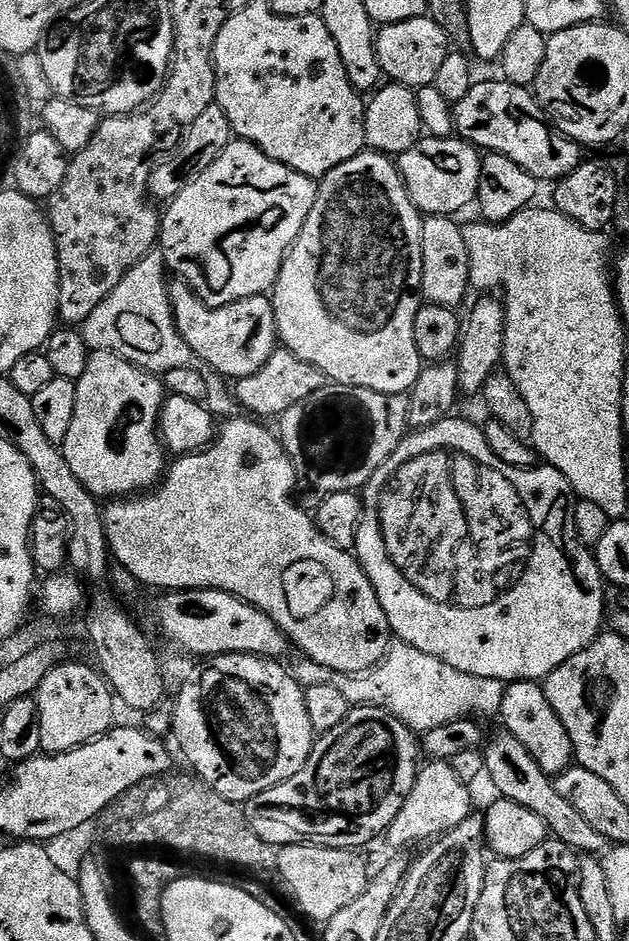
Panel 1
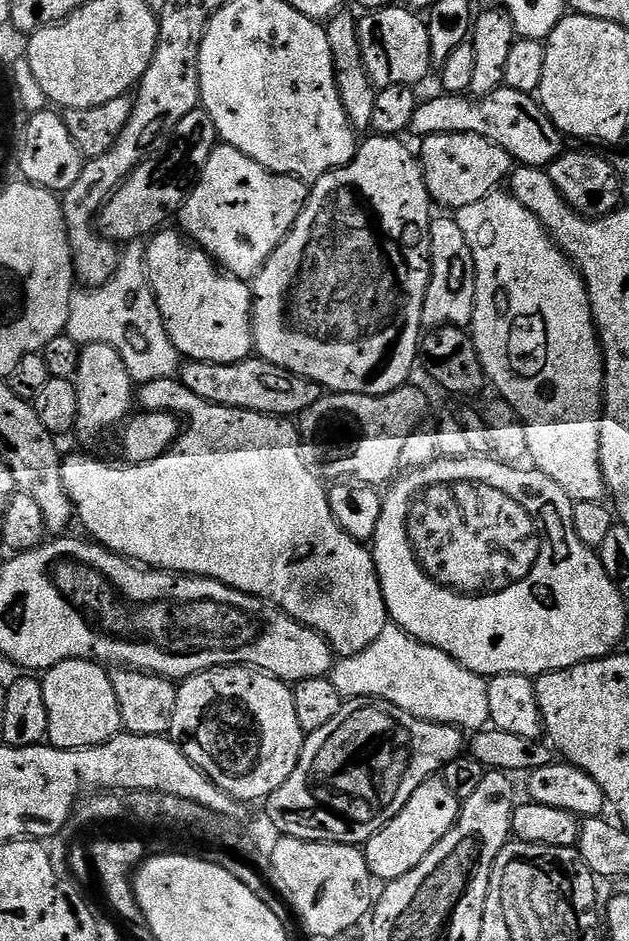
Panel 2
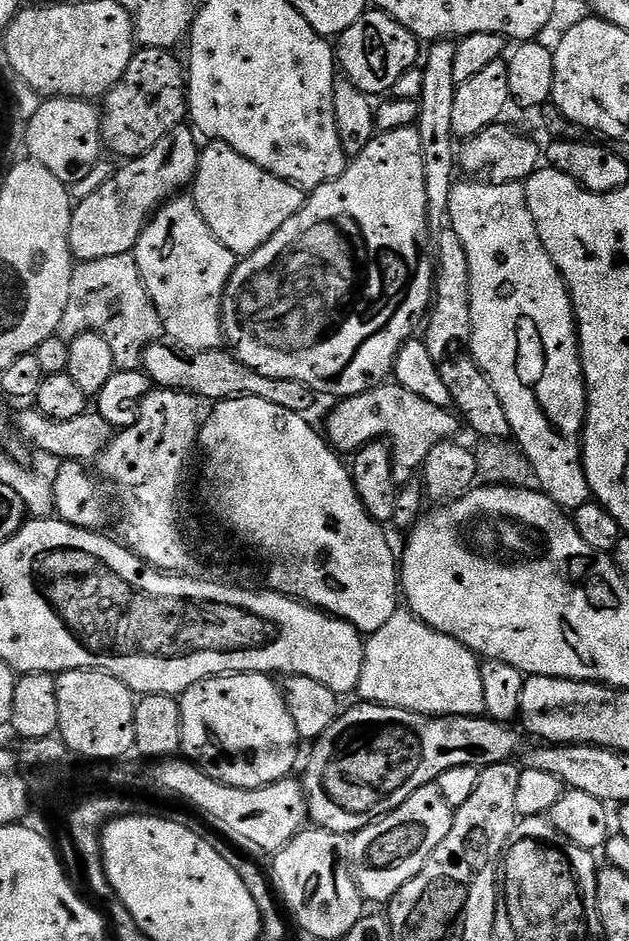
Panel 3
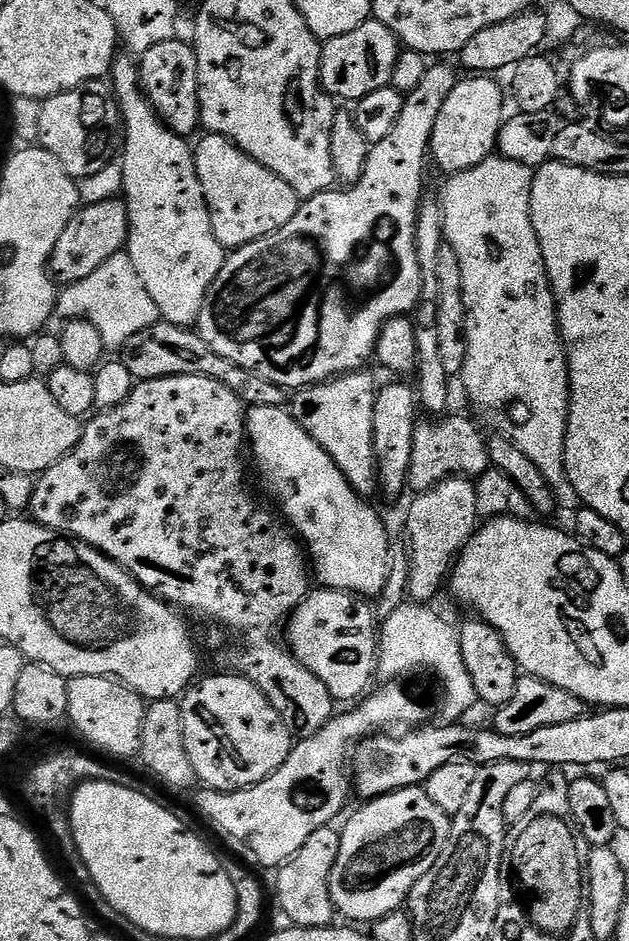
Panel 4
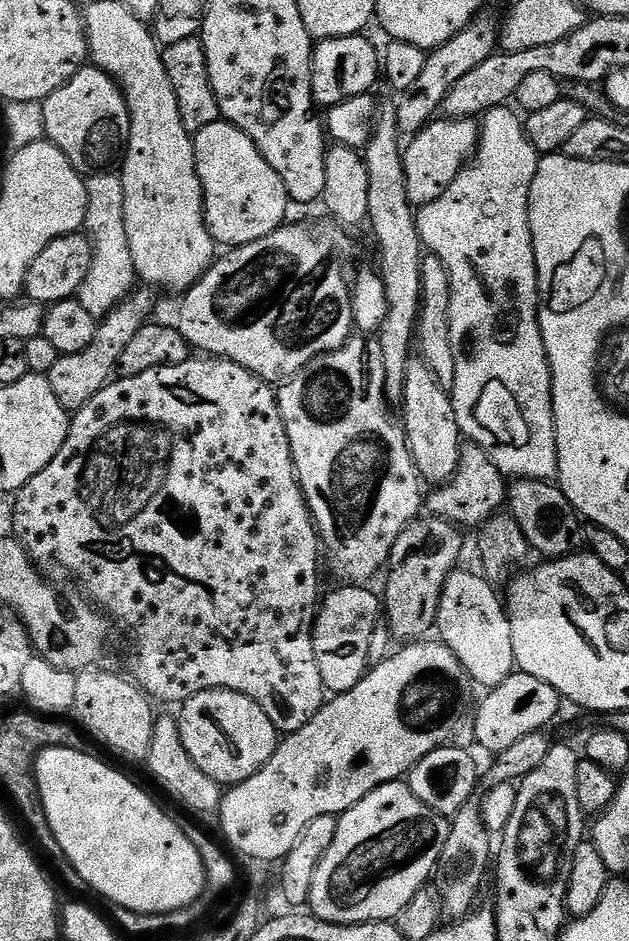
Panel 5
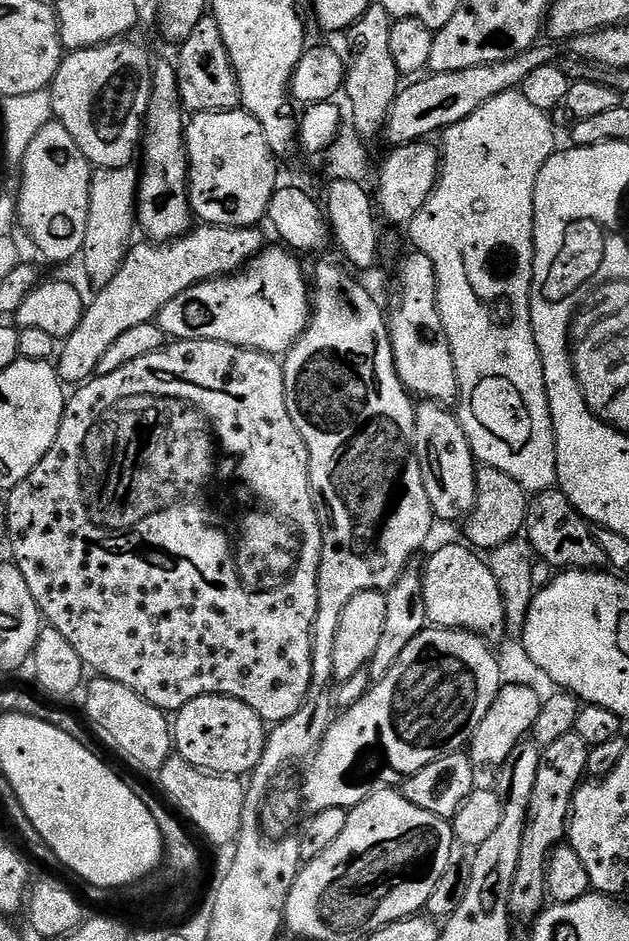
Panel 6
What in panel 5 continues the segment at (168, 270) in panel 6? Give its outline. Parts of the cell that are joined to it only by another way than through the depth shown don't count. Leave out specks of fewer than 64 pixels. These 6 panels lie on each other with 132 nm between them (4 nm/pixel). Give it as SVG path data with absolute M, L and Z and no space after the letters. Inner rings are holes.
M137 287L131 296L97 323L94 342L90 342L86 350L78 354L60 355L58 362L54 362L54 367L47 375L50 390L54 390L54 398L58 398L59 404L69 414L75 414L82 406L86 406L86 402L90 402L90 398L94 398L94 394L101 392L113 379L122 358L122 350L126 350L130 338L134 338L134 334L138 334L138 330L153 319L156 300L152 295L154 292L151 287Z

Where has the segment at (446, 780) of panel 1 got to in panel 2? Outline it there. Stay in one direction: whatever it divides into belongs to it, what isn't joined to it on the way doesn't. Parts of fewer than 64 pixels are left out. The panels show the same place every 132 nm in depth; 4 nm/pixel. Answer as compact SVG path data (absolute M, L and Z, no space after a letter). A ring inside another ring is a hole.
M443 778L422 782L399 814L363 845L362 851L373 877L387 882L402 878L402 874L410 874L410 870L414 870L414 866L418 866L418 862L422 862L422 858L426 858L426 854L430 854L430 850L434 850L434 846L438 846L438 842L442 842L442 838L446 838L449 830L456 825L461 803L461 800L454 798L454 794L450 794Z

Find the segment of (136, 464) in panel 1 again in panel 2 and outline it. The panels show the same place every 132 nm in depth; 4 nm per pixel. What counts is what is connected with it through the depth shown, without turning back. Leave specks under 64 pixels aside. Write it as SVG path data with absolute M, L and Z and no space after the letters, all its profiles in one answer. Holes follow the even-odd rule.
M86 344L80 349L80 361L74 377L78 390L78 418L75 431L84 436L100 436L111 424L128 419L134 408L134 381L126 370L126 362L105 344Z

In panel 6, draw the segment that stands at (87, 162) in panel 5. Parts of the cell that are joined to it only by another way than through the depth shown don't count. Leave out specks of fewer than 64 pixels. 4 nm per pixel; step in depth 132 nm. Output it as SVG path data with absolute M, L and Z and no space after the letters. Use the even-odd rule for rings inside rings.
M132 38L113 40L97 48L65 55L50 85L52 115L78 142L78 150L96 168L127 168L142 144L144 119L152 97L154 59Z

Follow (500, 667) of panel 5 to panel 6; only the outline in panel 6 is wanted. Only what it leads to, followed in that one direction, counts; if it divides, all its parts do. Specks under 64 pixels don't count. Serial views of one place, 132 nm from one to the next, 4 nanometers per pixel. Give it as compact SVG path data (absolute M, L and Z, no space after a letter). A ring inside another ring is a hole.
M461 544L442 545L429 558L428 565L423 565L422 595L429 625L473 632L485 641L500 642L506 636L502 590L498 590L487 563L471 547Z

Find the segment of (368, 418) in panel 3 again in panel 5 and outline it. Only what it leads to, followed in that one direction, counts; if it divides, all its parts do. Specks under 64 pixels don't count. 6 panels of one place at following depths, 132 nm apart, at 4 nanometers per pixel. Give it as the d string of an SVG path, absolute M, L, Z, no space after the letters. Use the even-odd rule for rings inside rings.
M468 442L460 449L460 461L453 476L432 490L429 496L427 493L426 508L431 515L441 516L461 529L476 530L505 507L507 494L508 484L504 473L494 466L486 450Z

